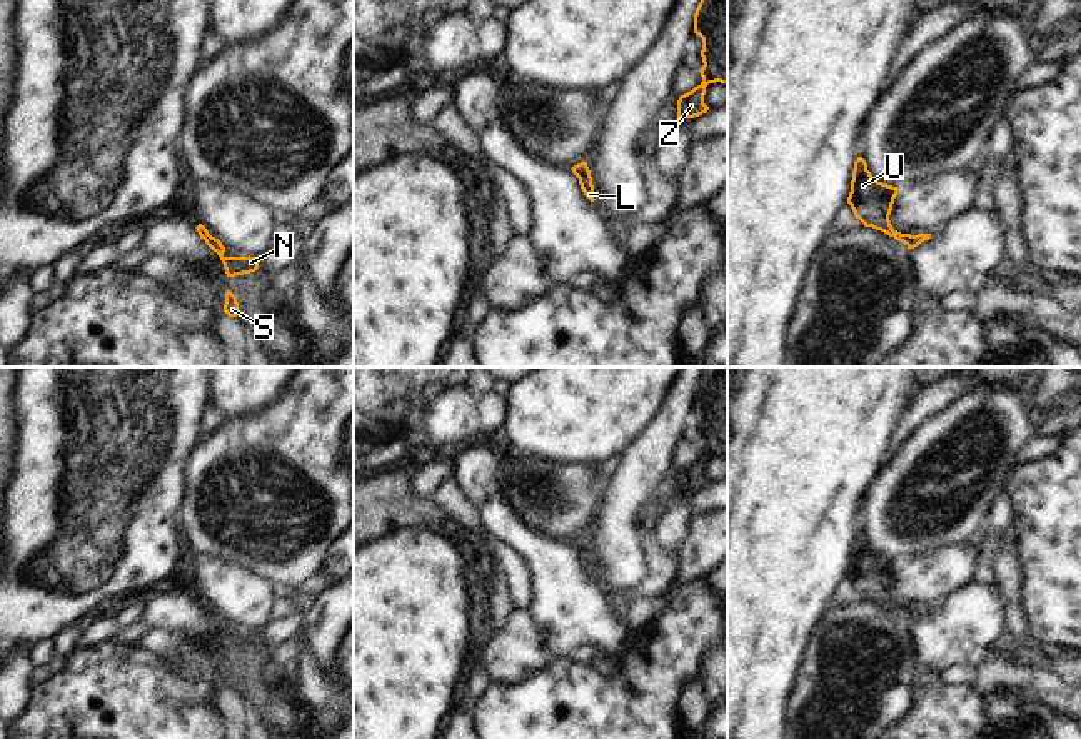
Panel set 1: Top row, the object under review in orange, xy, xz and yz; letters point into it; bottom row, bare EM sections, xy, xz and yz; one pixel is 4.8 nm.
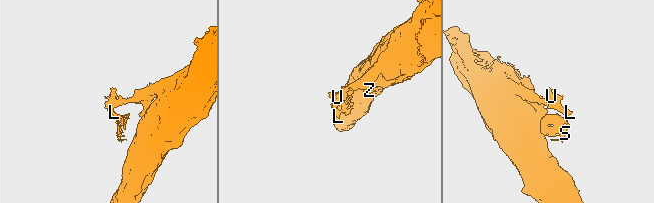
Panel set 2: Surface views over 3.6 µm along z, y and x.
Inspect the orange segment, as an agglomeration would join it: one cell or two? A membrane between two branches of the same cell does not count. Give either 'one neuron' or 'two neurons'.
two neurons

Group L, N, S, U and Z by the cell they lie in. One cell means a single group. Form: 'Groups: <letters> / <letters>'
Groups: L N S / U Z

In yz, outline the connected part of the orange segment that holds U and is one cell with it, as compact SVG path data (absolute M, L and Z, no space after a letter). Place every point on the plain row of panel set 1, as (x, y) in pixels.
M857 530L847 571L854 591L859 592L864 601L881 604L904 619L909 619L913 609L894 604L889 594L897 564L897 561L877 556L867 544L866 534Z

